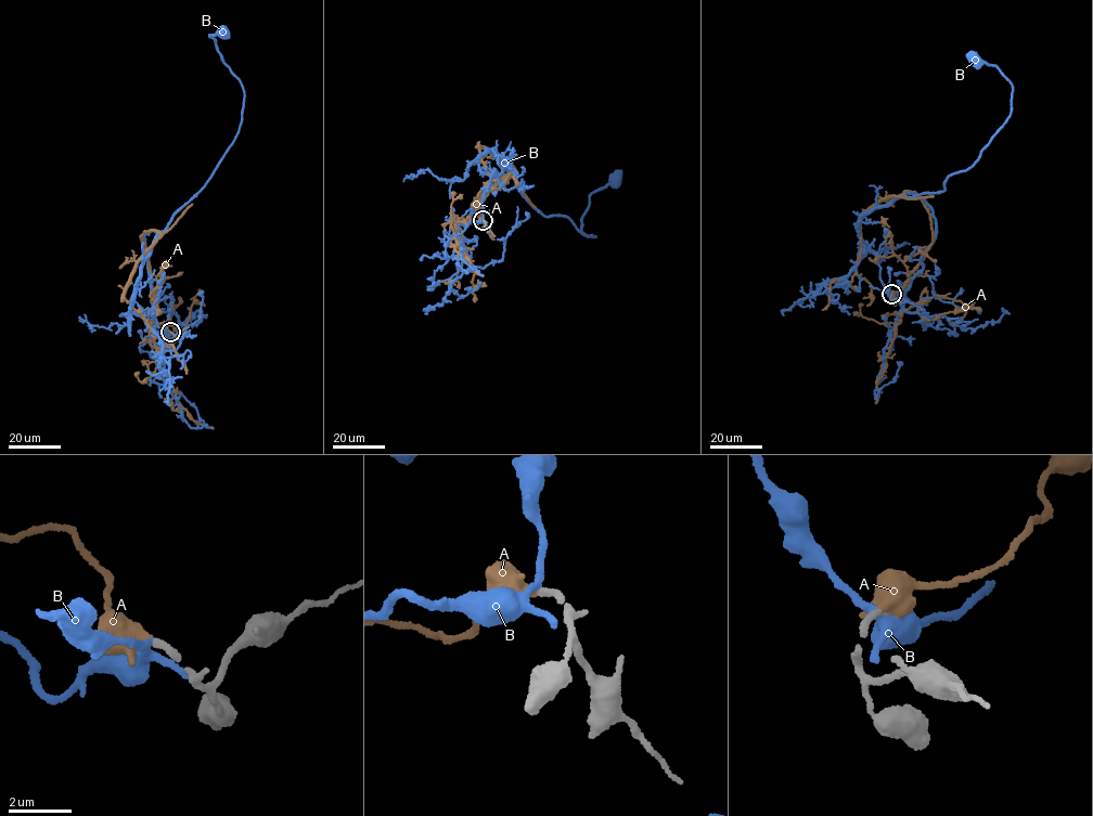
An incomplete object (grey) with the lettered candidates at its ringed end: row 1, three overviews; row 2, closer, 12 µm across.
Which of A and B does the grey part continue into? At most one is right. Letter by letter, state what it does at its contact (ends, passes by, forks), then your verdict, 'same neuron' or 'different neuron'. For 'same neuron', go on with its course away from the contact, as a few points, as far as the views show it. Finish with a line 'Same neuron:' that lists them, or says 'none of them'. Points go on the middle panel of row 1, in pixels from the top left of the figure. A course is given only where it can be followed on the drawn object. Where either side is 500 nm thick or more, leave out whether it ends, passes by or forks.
A: it passes by; same neuron; it runs (483, 220), (465, 221), (485, 184), (515, 167), (479, 147), (491, 180), (515, 172), (518, 182)
B: it forks there; different neuron
Same neuron: A

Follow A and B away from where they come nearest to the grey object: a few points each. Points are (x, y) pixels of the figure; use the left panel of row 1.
A: (170, 332), (154, 319), (145, 232), (161, 235), (138, 262), (125, 299), (174, 346), (187, 373)
B: (170, 332), (155, 331), (143, 237), (166, 228), (204, 186), (238, 133), (243, 91), (209, 35), (223, 34)

